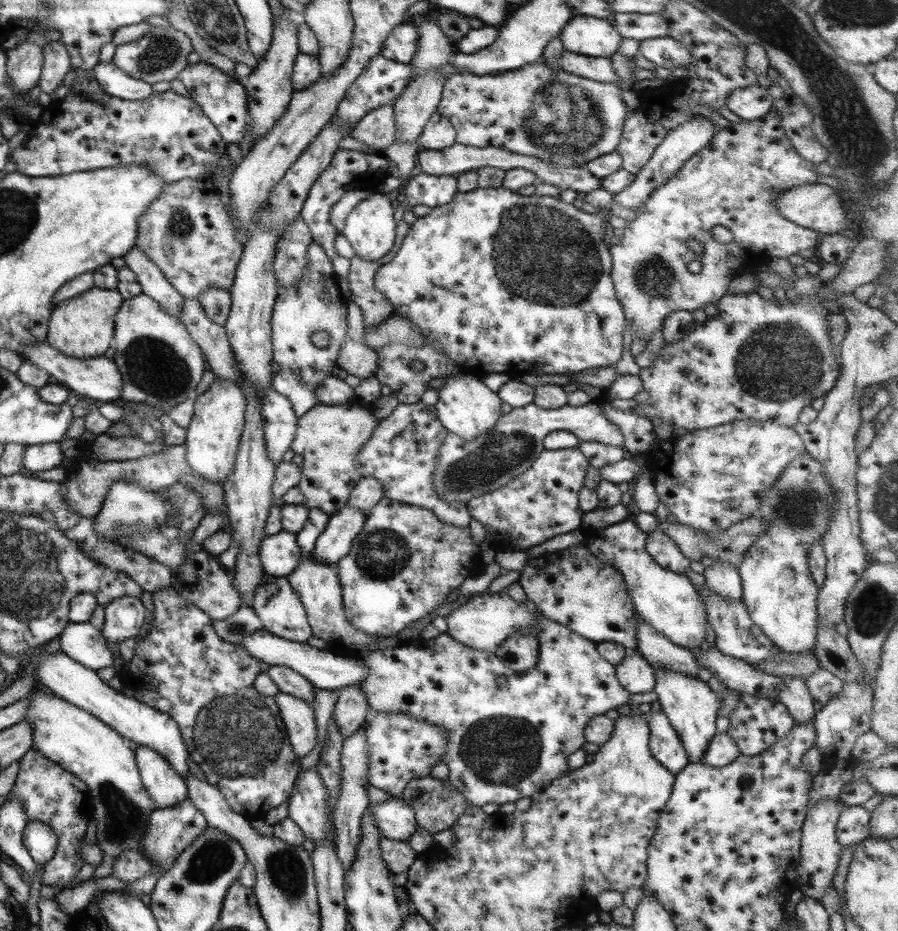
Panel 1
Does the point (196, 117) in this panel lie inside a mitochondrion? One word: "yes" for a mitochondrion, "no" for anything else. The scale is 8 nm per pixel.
no

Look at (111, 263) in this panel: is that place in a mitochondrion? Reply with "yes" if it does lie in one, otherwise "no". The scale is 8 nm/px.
no

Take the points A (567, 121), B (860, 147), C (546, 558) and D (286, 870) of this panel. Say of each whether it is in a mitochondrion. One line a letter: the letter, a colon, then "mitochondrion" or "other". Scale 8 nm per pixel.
A: mitochondrion
B: mitochondrion
C: other
D: mitochondrion

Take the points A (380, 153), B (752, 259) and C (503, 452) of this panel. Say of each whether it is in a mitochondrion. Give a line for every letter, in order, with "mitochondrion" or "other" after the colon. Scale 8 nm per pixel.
A: other
B: other
C: mitochondrion

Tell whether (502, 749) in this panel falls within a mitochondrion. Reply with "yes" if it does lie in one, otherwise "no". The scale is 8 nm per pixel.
yes

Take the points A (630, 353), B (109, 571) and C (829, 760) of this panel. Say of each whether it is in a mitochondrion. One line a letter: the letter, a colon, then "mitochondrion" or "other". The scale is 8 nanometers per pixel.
A: other
B: other
C: other

